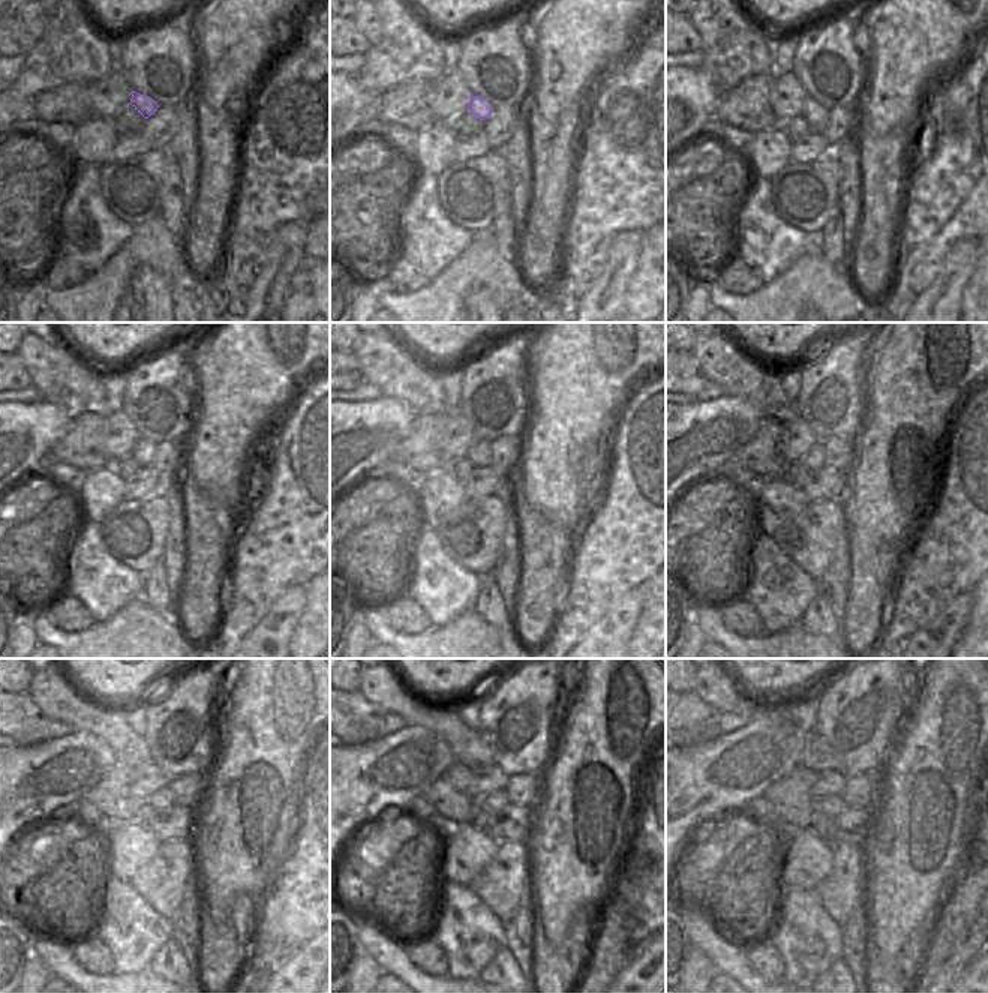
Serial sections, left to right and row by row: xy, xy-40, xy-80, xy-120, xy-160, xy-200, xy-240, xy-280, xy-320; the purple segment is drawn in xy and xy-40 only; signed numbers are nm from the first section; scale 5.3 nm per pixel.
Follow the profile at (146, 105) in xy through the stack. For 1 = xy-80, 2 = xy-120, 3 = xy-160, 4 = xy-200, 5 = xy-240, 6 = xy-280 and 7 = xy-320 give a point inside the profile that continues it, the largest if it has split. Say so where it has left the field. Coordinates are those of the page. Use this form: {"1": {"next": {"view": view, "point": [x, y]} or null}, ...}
{"1": {"next": {"view": "xy-80", "point": [816, 116]}}, "2": {"next": {"view": "xy-120", "point": [143, 452]}}, "3": {"next": {"view": "xy-160", "point": [479, 455]}}, "4": {"next": {"view": "xy-200", "point": [814, 459]}}, "5": {"next": {"view": "xy-240", "point": [159, 800]}}, "6": {"next": {"view": "xy-280", "point": [495, 801]}}, "7": {"next": {"view": "xy-320", "point": [831, 806]}}}

